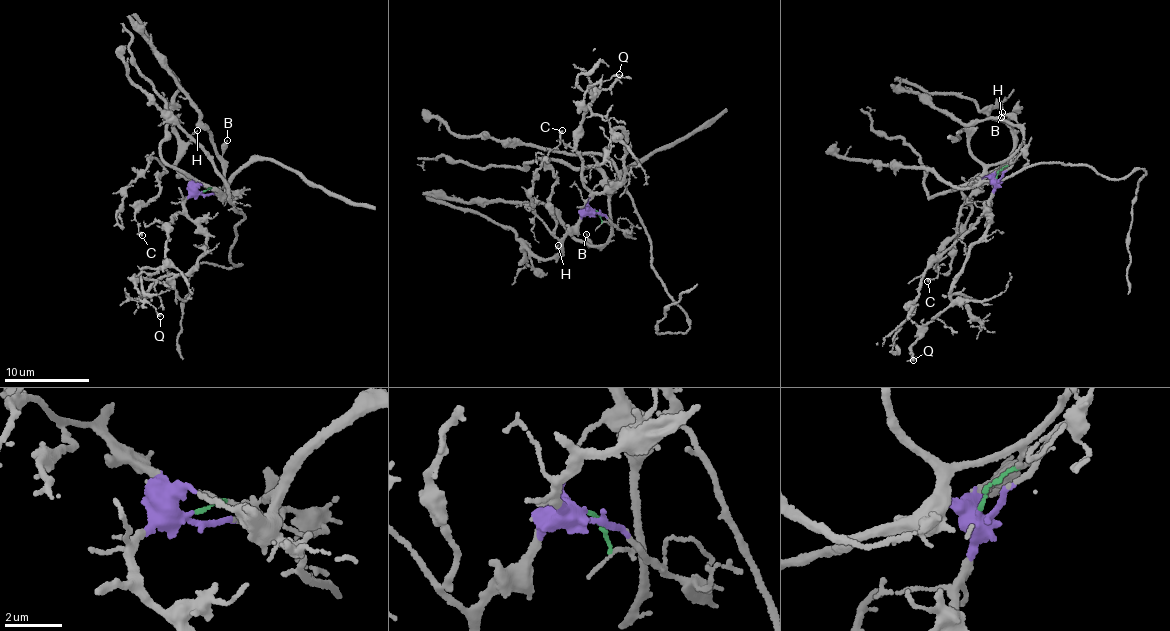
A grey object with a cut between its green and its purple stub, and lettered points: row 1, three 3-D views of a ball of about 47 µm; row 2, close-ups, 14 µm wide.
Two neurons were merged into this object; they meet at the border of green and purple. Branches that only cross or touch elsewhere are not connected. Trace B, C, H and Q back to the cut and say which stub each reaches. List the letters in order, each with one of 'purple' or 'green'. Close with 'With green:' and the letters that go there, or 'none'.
B: green
C: purple
H: purple
Q: purple
With green: B

